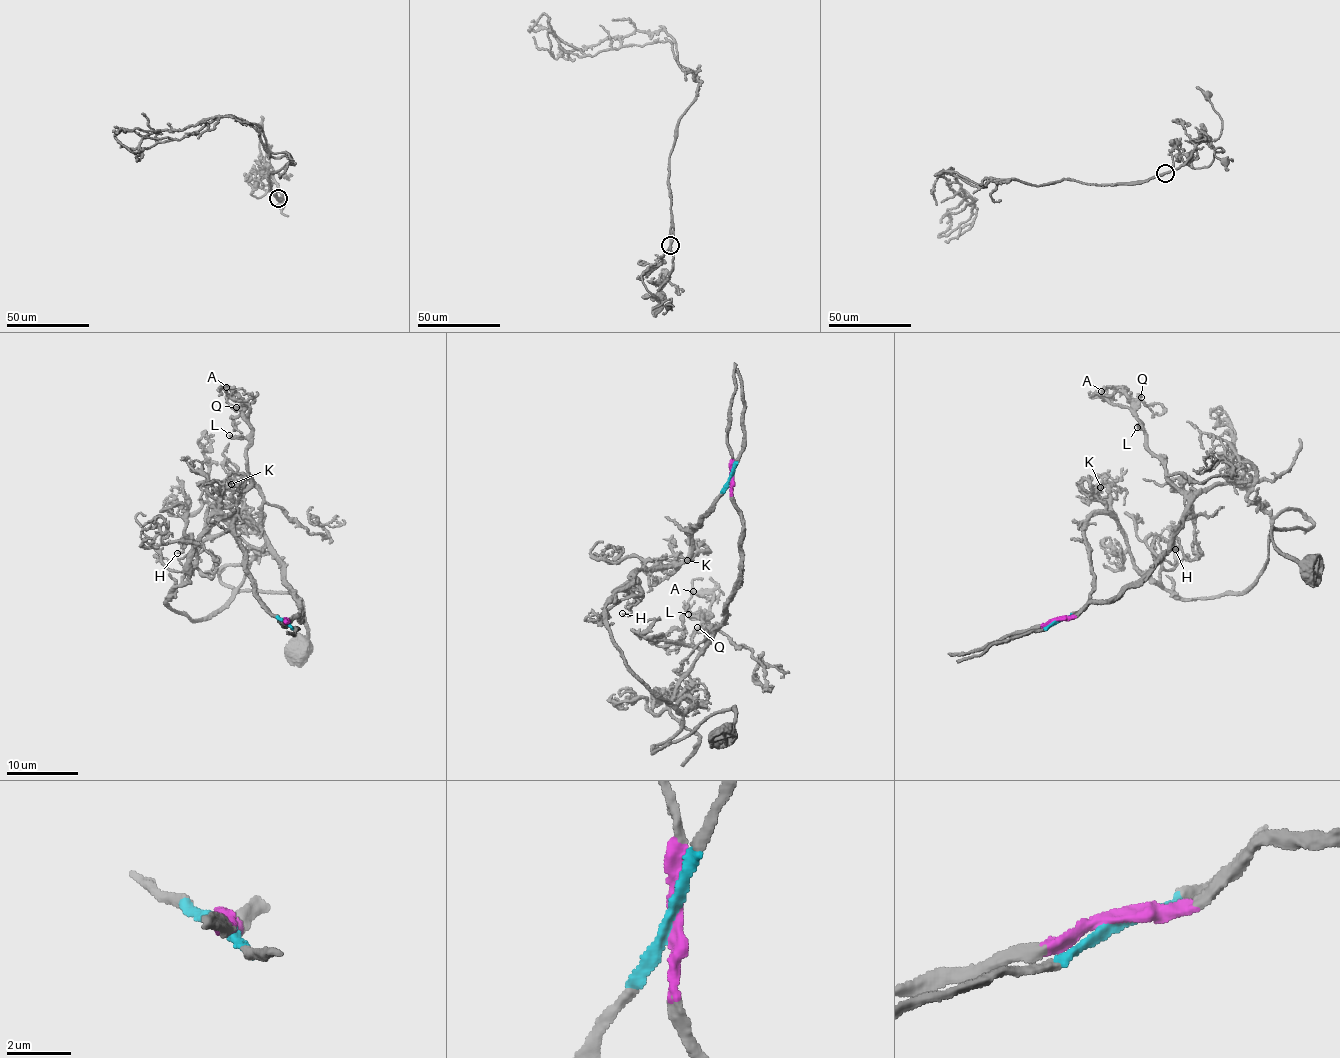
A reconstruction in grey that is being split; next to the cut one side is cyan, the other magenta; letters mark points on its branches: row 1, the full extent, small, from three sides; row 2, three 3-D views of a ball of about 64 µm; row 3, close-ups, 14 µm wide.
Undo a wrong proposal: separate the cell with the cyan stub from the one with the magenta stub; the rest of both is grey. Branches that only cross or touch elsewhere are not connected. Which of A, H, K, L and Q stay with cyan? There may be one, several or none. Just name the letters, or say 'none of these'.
H, K

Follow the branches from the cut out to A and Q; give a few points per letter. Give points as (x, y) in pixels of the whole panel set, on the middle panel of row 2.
A: (730, 477), (743, 566), (708, 638), (710, 616), (690, 611), (694, 591)
Q: (730, 477), (732, 496), (742, 512), (743, 566), (710, 639), (712, 628), (703, 618), (710, 616), (698, 627)

